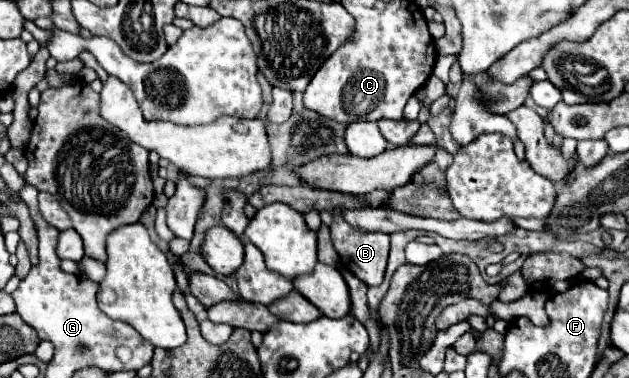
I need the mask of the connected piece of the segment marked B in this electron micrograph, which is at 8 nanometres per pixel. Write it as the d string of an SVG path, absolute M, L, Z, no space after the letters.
M334 207L332 209L332 225L330 225L330 233L332 233L332 243L340 255L342 265L346 265L364 285L368 287L376 287L382 283L384 279L384 271L386 271L386 261L388 261L390 250L390 237L385 233L372 233L356 229L350 223L346 223L342 219L342 207Z

